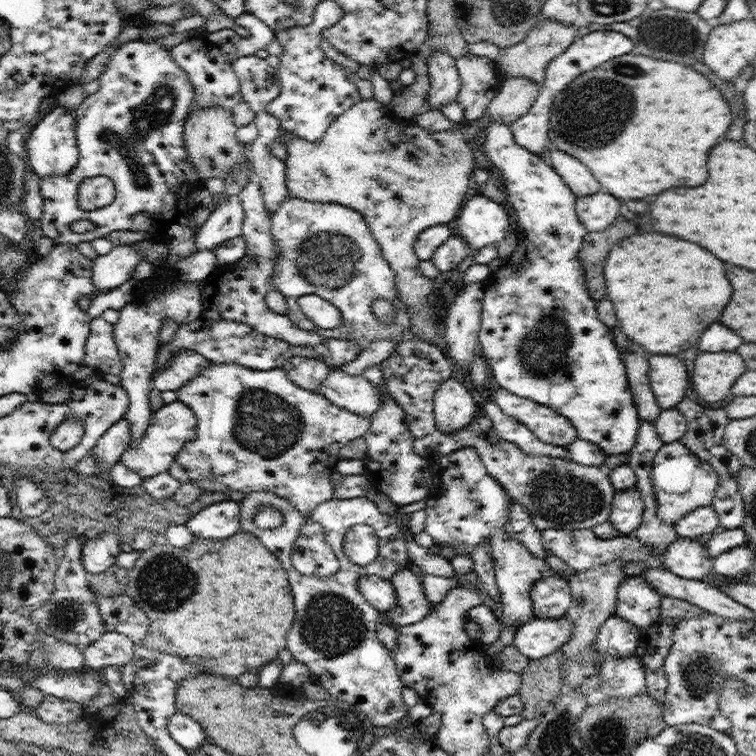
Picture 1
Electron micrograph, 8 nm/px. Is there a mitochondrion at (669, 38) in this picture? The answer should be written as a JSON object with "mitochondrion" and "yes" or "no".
{"mitochondrion":"yes"}

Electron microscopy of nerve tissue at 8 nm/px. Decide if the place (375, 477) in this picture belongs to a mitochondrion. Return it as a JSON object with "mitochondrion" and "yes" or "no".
{"mitochondrion":"no"}

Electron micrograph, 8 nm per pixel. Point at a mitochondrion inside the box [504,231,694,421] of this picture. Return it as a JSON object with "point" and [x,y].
{"point":[542,355]}

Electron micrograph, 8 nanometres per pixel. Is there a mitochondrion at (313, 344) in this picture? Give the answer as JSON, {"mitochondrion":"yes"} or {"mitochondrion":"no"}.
{"mitochondrion":"no"}

